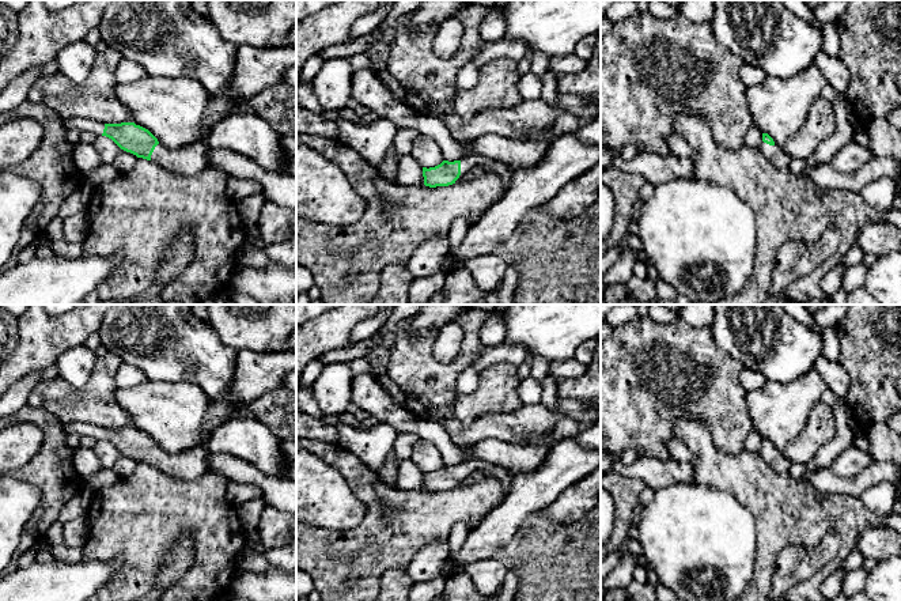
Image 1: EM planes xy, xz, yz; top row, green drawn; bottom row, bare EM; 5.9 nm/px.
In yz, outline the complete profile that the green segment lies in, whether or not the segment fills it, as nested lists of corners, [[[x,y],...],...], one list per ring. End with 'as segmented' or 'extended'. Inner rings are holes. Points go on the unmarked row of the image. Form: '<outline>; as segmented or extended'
[[[762,438],[762,446],[758,453],[764,461],[779,475],[790,476],[788,470],[791,462],[783,456],[783,451],[775,449],[773,443],[768,438]]]; extended

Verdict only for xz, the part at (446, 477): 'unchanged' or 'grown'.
grown

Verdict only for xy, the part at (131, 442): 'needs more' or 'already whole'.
needs more

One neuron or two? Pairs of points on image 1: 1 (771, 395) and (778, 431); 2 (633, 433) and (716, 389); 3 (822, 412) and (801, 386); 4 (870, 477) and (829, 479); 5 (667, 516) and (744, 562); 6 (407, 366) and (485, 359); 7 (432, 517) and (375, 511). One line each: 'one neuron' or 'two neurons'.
1: one neuron
2: one neuron
3: two neurons
4: one neuron
5: one neuron
6: two neurons
7: one neuron

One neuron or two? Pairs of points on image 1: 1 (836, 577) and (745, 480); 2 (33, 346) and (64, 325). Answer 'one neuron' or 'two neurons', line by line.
1: two neurons
2: one neuron

